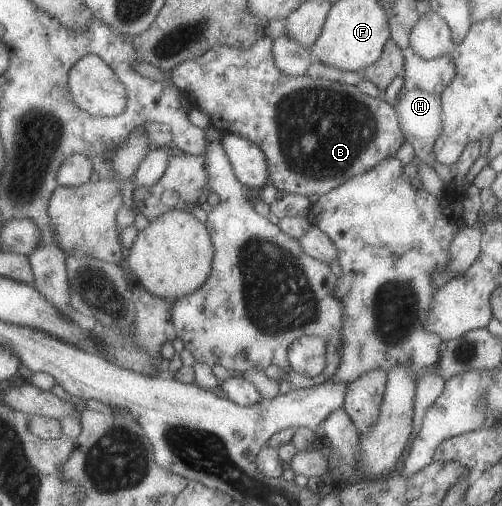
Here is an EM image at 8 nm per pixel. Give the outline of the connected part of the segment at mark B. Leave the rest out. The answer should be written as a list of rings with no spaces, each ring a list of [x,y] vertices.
[[[265,36],[247,49],[217,46],[196,60],[183,62],[171,72],[172,80],[192,106],[210,115],[214,128],[223,134],[234,133],[256,143],[268,163],[269,184],[289,193],[327,195],[351,178],[368,172],[397,154],[407,139],[395,106],[381,97],[364,94],[355,85],[283,75],[276,68],[274,42],[273,38]]]

